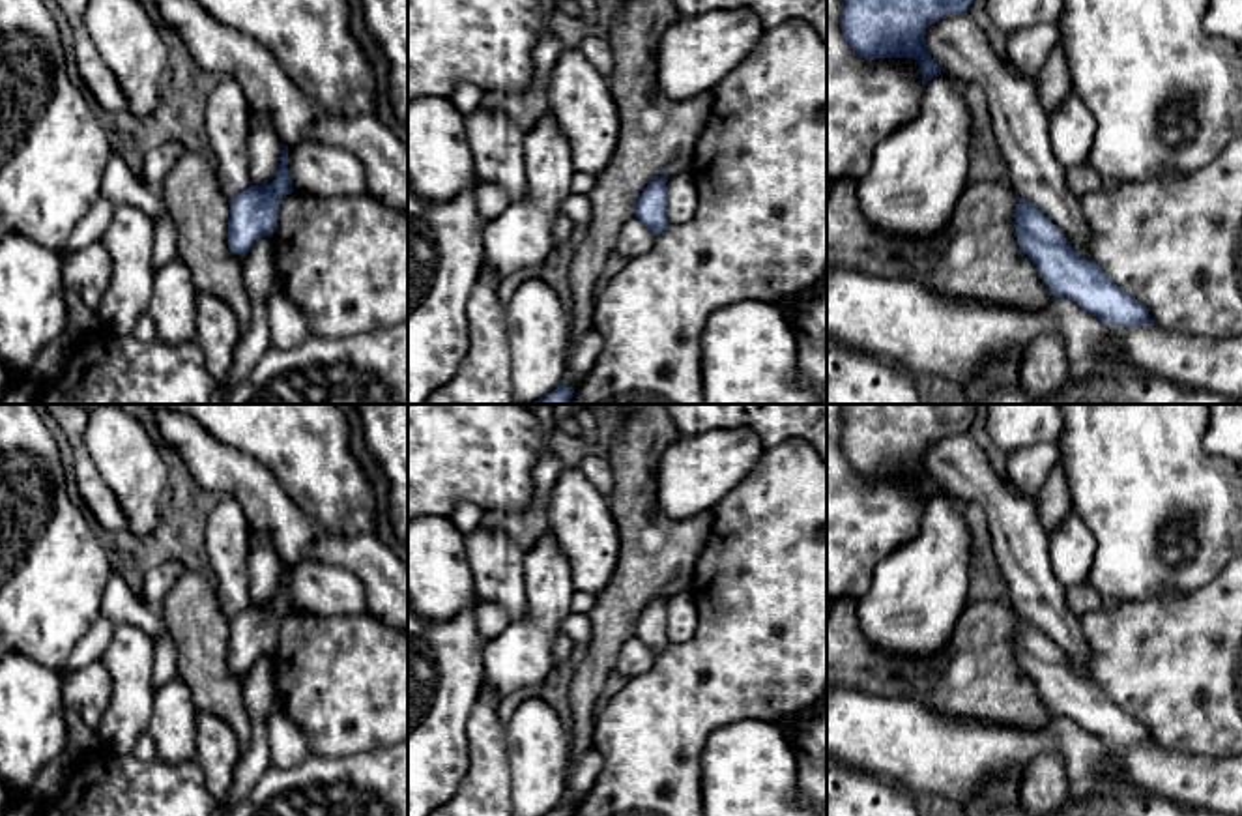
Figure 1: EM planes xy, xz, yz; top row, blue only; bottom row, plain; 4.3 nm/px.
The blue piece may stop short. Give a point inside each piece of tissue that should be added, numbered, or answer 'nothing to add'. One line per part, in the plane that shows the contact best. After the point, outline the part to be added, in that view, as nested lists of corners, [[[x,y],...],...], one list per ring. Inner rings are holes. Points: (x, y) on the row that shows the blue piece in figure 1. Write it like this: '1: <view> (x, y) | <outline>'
nothing to add

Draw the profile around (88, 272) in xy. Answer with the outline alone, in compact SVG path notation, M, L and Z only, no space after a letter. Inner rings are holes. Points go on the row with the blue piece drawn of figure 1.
M101 241L62 256L62 281L97 311L112 277L112 260Z

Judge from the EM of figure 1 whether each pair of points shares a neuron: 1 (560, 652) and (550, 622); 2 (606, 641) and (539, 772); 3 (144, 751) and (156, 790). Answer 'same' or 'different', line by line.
1: different
2: different
3: different

